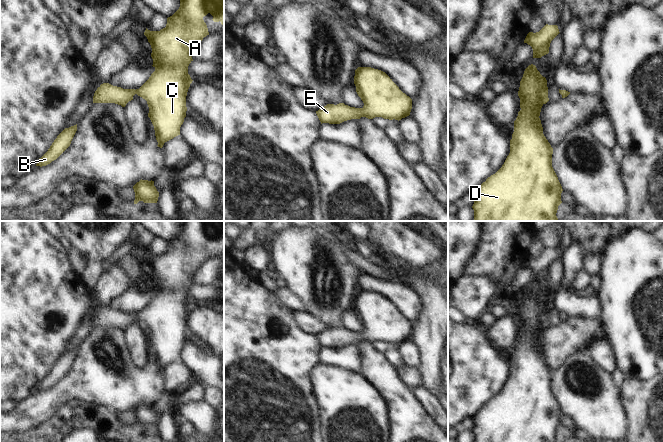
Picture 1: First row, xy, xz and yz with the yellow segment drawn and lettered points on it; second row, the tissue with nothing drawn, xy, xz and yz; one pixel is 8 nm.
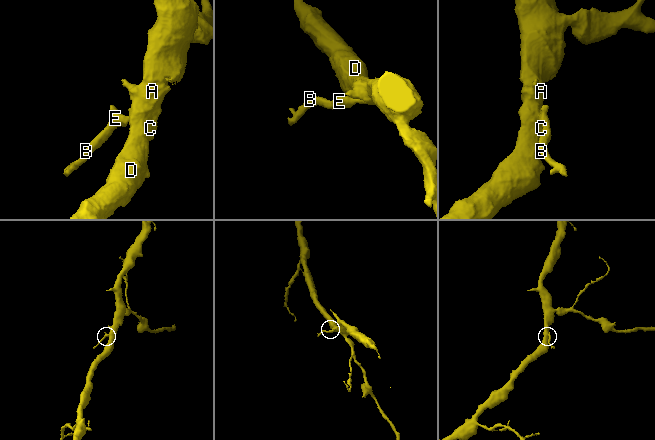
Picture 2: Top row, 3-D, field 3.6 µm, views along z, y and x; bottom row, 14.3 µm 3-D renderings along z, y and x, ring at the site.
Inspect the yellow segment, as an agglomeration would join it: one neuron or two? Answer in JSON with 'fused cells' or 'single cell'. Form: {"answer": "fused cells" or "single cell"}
{"answer": "single cell"}

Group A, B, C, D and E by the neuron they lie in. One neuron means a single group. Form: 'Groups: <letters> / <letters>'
Groups: A B C D E

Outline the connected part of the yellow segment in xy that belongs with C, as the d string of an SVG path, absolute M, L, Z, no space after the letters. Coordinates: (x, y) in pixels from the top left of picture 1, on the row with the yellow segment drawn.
M180 0L179 9L167 18L166 27L160 31L146 28L144 35L151 45L153 67L155 71L139 89L123 89L109 83L101 84L94 93L93 103L115 103L125 107L137 94L147 101L148 117L154 130L158 147L180 135L180 127L186 117L186 96L192 79L188 74L188 66L193 61L192 54L204 37L209 35L203 17L210 13L214 22L224 24L224 0Z

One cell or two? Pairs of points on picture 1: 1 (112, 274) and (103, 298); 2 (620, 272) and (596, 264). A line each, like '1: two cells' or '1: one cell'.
1: one cell
2: two cells

